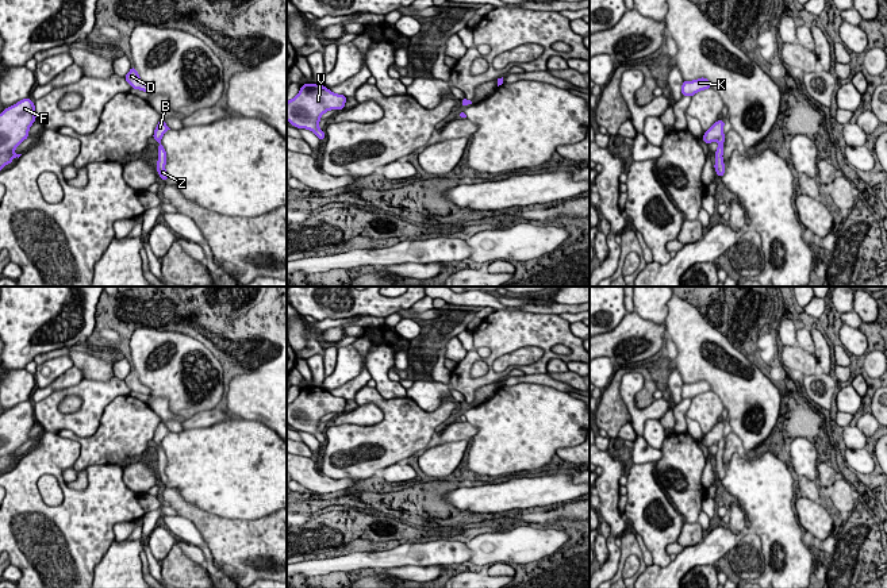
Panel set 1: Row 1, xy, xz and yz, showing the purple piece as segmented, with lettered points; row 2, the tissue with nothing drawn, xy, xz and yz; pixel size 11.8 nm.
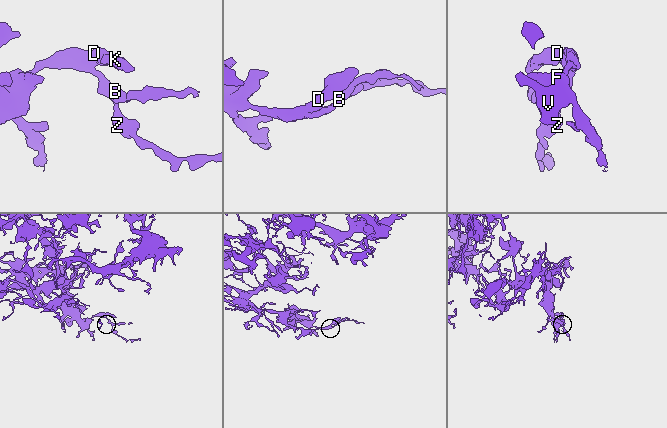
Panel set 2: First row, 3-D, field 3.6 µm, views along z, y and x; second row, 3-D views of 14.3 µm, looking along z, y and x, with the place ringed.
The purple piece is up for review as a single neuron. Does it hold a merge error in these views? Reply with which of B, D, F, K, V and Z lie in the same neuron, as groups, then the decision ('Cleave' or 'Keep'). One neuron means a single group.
Groups: B D F K V Z. Keep

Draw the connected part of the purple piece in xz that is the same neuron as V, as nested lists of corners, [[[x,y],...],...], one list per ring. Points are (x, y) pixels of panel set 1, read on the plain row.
[[[304,387],[300,395],[287,404],[287,423],[297,431],[312,434],[319,443],[326,441],[318,430],[320,419],[331,412],[343,412],[346,399],[338,397],[320,387]]]

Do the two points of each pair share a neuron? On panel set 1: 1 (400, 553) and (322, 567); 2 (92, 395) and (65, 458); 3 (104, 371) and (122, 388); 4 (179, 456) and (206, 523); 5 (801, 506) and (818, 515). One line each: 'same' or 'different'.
1: same
2: different
3: different
4: different
5: same

